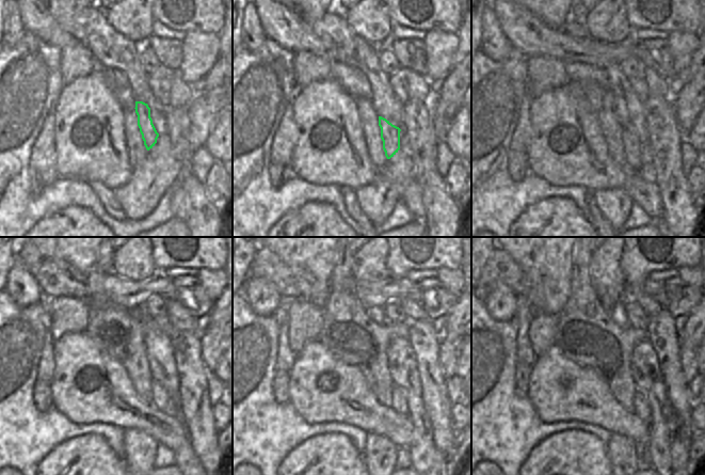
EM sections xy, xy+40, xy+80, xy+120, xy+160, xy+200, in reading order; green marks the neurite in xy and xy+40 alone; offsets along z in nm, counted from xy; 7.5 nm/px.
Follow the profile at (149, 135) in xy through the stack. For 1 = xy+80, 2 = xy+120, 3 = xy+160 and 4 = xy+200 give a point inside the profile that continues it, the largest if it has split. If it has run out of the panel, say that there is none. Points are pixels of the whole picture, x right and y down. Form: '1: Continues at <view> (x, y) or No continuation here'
1: Continues at xy+80 (638, 155)
2: Continues at xy+120 (160, 398)
3: Continues at xy+160 (399, 402)
4: Continues at xy+200 (640, 405).

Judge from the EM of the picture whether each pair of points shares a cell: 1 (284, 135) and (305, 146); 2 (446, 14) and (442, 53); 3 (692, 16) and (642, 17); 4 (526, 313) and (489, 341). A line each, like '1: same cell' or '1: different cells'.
1: different cells
2: different cells
3: same cell
4: different cells

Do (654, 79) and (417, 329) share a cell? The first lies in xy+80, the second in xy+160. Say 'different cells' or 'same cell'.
different cells

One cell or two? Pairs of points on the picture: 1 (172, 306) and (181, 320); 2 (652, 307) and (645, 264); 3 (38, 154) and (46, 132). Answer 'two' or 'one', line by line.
1: one
2: one
3: one

